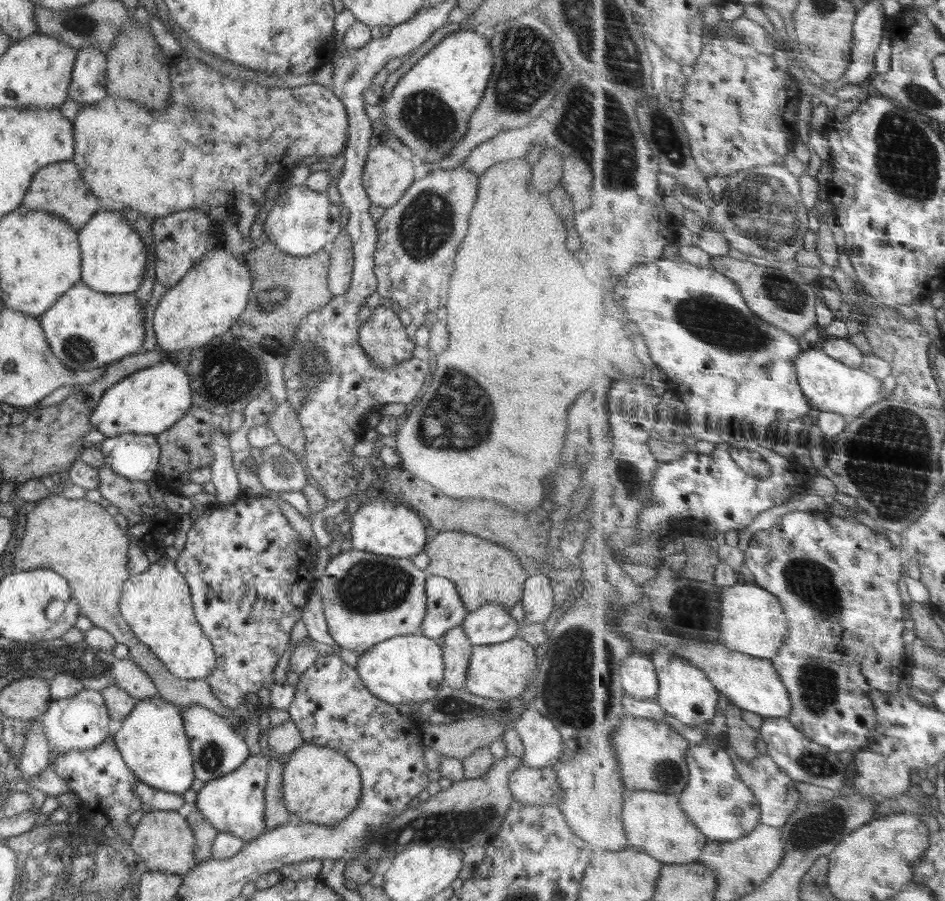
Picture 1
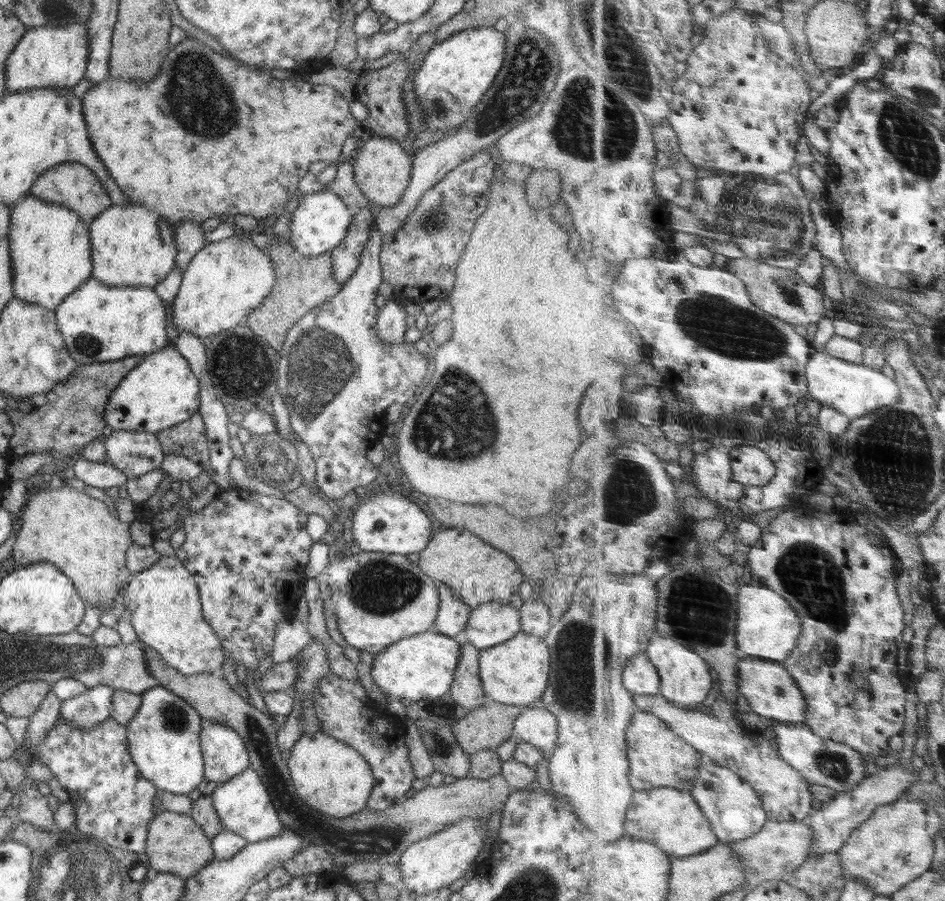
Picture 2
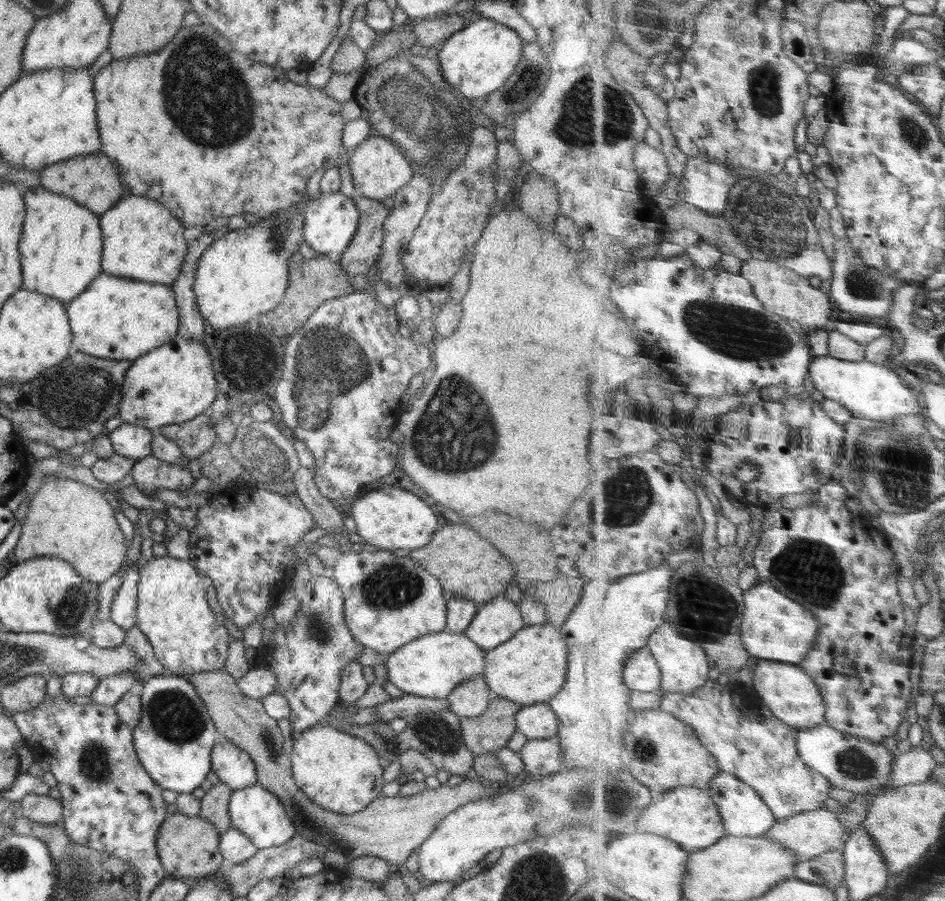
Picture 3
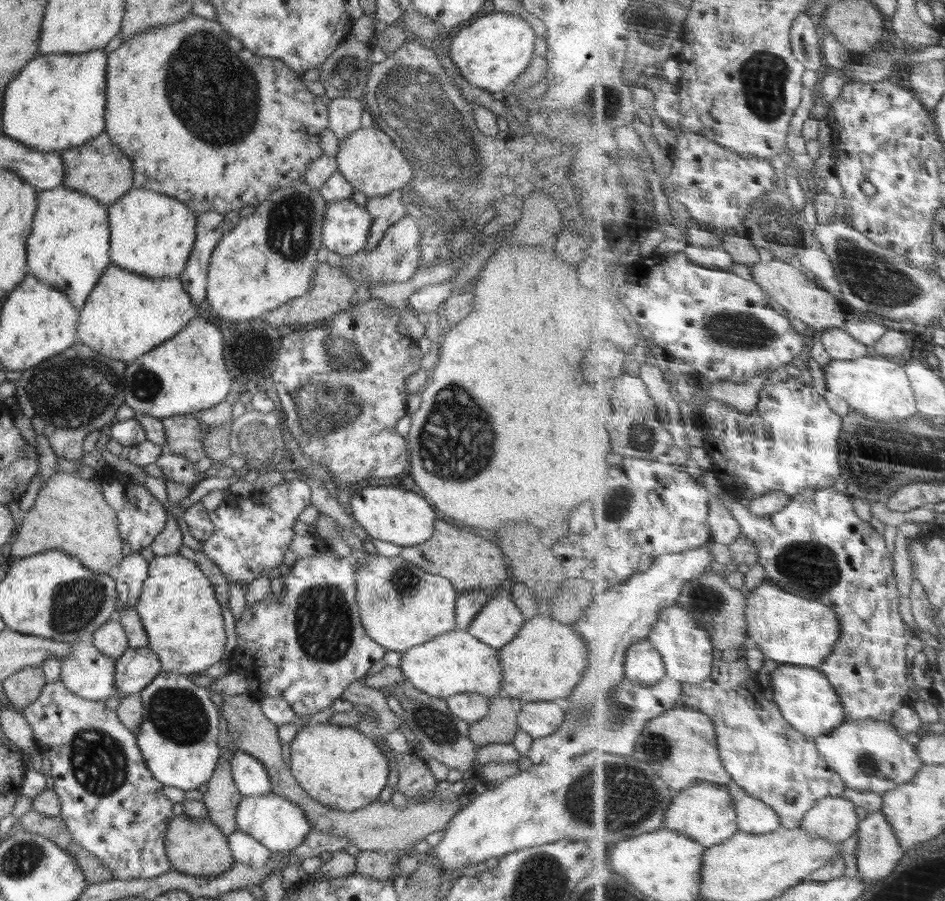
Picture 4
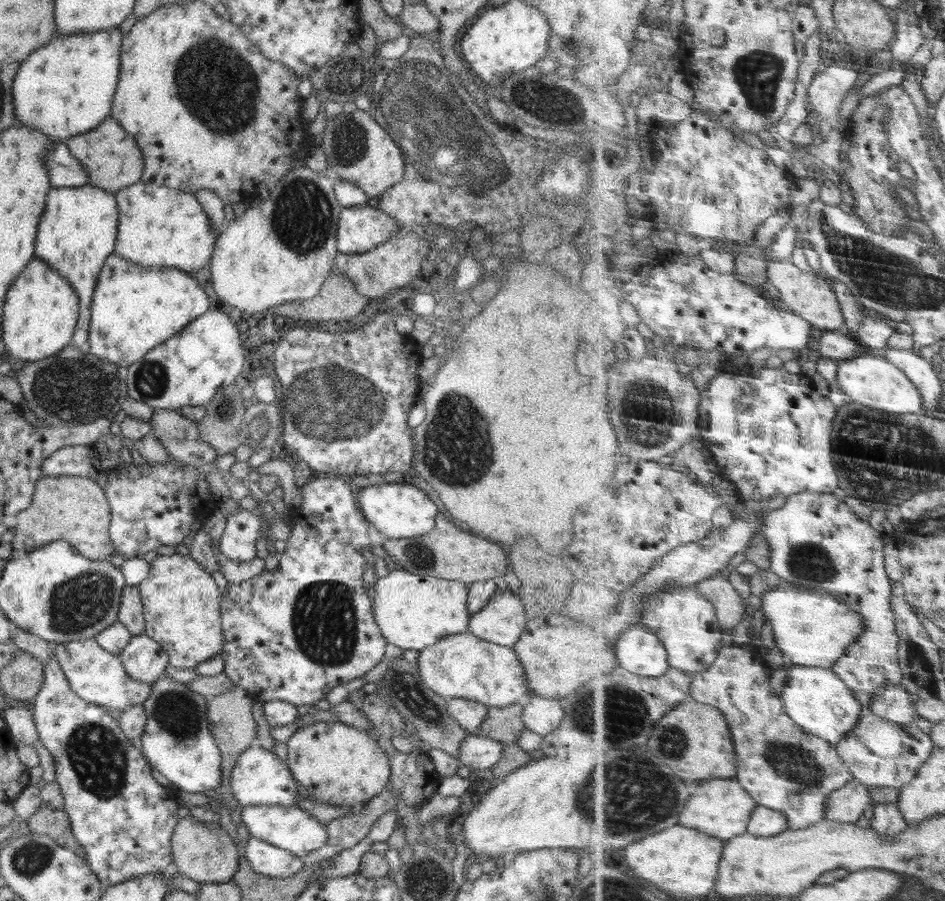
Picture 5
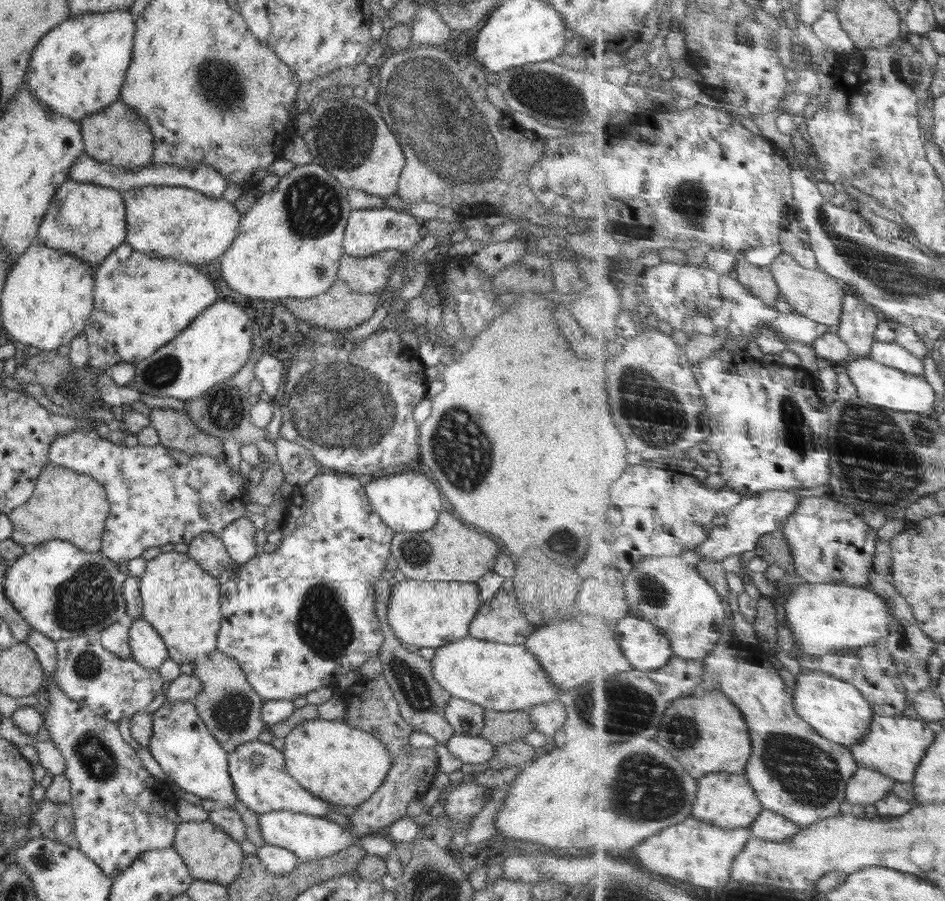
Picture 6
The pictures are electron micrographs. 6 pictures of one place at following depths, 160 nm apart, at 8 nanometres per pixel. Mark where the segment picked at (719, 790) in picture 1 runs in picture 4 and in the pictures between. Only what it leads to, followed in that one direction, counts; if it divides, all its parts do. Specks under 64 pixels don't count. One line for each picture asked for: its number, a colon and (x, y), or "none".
2: (735, 808)
3: (745, 812)
4: (757, 817)

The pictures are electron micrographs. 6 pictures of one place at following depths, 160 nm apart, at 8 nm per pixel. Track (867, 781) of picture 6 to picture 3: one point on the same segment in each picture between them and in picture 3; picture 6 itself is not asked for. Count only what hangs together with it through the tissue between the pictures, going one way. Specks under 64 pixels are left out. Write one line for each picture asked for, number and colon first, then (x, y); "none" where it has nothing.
3: (810, 834)
4: (834, 818)
5: (847, 805)

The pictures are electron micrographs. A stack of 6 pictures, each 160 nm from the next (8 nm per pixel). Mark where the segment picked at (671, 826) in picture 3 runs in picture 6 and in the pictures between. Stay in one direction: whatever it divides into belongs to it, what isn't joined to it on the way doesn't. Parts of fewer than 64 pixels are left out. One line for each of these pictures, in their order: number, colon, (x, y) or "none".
4: (707, 812)
5: (722, 807)
6: (725, 799)

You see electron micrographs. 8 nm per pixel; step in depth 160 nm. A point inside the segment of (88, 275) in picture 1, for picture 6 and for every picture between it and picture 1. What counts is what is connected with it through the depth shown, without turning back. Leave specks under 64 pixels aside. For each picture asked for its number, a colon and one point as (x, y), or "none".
2: (130, 245)
3: (142, 240)
4: (151, 234)
5: (159, 227)
6: (175, 222)

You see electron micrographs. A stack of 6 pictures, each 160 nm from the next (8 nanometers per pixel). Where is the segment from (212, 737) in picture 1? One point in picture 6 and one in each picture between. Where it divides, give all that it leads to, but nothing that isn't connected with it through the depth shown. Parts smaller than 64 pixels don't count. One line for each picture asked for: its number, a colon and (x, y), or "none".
2: (224, 754)
3: (234, 767)
4: (251, 778)
5: (259, 778)
6: (267, 787)

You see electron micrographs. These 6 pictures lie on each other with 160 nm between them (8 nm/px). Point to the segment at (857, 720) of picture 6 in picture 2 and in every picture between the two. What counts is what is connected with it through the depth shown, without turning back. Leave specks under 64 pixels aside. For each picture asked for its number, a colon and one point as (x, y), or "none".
2: (772, 691)
3: (787, 689)
4: (808, 699)
5: (818, 699)

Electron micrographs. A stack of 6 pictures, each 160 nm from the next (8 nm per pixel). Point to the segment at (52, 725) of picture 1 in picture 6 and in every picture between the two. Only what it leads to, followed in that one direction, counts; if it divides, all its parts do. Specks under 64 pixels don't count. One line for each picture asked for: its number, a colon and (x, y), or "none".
2: (89, 709)
3: (110, 690)
4: (136, 667)
5: (143, 659)
6: (147, 648)

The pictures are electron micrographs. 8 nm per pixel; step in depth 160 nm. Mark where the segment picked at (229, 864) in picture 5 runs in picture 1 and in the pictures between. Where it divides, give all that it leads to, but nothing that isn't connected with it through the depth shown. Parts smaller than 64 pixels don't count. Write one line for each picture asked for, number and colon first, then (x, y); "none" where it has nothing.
1: (164, 840)
2: (175, 844)
3: (188, 846)
4: (195, 846)

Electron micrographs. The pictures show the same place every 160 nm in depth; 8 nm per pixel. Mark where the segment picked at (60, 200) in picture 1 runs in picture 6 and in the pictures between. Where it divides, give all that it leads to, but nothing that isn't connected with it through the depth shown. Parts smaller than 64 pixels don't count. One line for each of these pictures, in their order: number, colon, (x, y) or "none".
2: (73, 185)
3: (93, 181)
4: (99, 168)
5: (113, 160)
6: (117, 134)

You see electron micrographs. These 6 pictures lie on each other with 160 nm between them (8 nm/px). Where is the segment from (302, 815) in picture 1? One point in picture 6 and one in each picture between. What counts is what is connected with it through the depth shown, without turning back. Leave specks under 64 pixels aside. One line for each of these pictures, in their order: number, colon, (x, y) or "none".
2: (329, 776)
3: (339, 772)
4: (338, 766)
5: (339, 765)
6: (343, 765)

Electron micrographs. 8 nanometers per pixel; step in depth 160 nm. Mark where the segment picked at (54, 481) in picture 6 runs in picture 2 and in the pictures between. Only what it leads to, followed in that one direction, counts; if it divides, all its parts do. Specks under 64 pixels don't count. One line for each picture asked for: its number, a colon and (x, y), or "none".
2: (76, 533)
3: (68, 520)
4: (70, 514)
5: (73, 509)

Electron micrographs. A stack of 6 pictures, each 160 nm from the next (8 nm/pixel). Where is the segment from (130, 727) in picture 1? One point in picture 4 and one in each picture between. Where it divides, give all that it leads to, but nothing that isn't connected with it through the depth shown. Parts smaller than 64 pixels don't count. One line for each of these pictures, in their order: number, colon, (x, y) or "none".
2: (163, 738)
3: (174, 737)
4: (178, 734)

